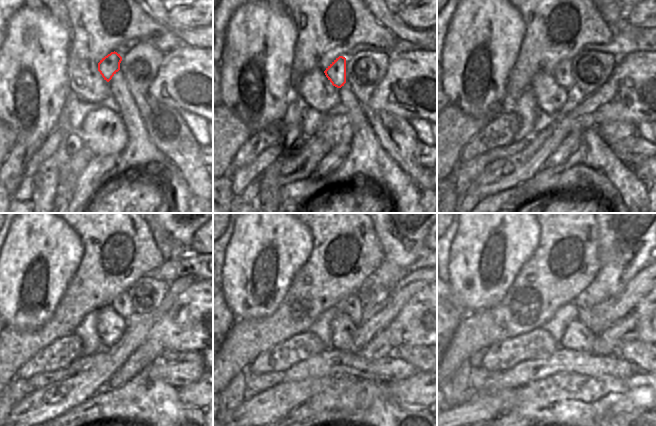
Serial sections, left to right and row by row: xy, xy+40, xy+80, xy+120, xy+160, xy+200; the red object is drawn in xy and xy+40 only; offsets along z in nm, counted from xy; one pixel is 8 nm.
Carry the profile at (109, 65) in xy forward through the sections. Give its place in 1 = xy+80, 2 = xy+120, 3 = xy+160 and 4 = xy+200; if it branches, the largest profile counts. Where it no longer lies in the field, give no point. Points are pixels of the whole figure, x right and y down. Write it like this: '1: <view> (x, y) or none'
1: xy+80 (562, 73)
2: xy+120 (122, 303)
3: xy+160 (350, 306)
4: xy+200 (598, 325)

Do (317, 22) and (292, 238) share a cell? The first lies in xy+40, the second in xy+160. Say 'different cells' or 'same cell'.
different cells

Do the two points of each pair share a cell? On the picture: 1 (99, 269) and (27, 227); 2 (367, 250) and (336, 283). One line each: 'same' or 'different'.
1: different
2: same

